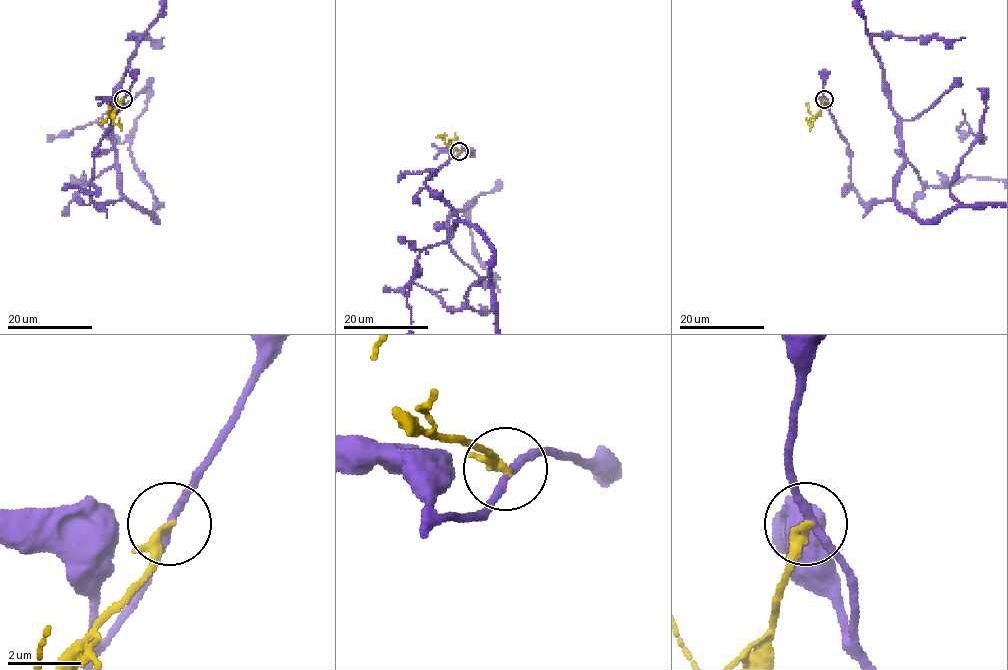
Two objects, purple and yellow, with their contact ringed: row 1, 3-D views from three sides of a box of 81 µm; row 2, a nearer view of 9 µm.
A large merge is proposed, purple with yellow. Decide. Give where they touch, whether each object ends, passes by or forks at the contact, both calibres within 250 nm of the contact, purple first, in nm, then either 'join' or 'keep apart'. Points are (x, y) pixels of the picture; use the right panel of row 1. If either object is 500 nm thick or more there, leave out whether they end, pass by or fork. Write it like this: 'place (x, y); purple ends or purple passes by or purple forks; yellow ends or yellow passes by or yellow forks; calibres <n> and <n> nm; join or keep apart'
place (824, 99); purple passes by; yellow ends; calibres 190 and 280 nm; keep apart

